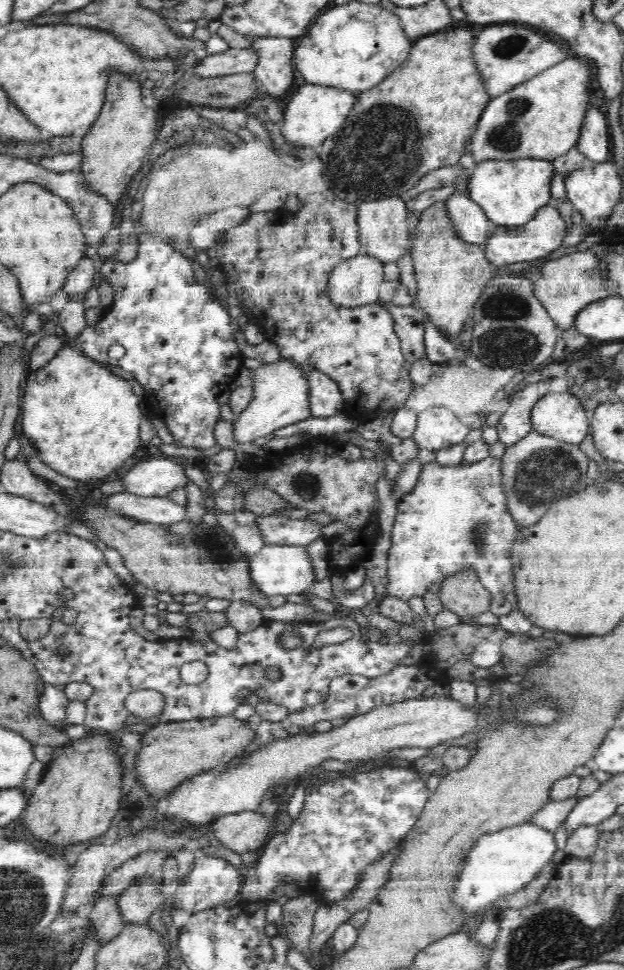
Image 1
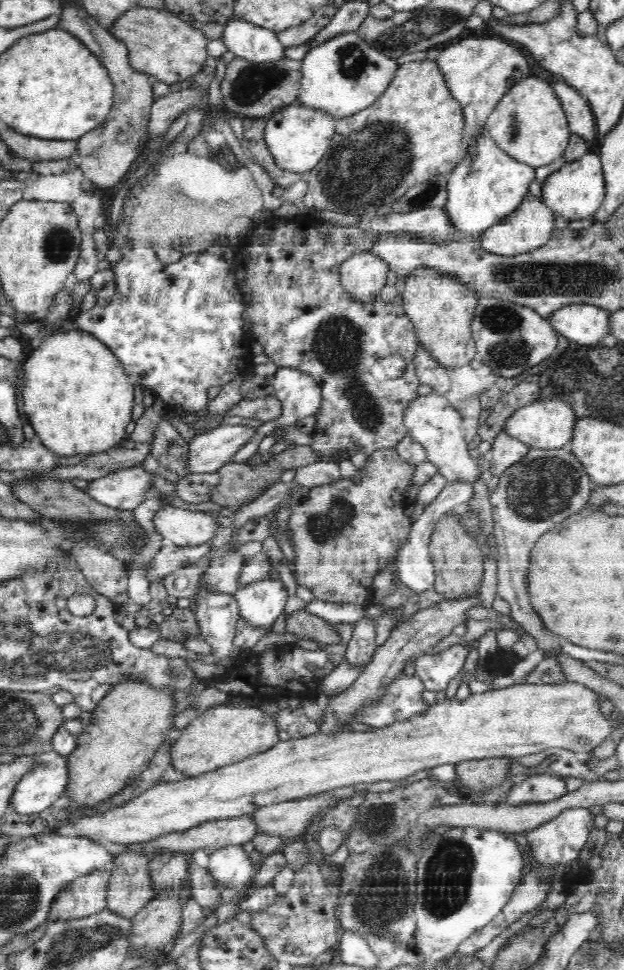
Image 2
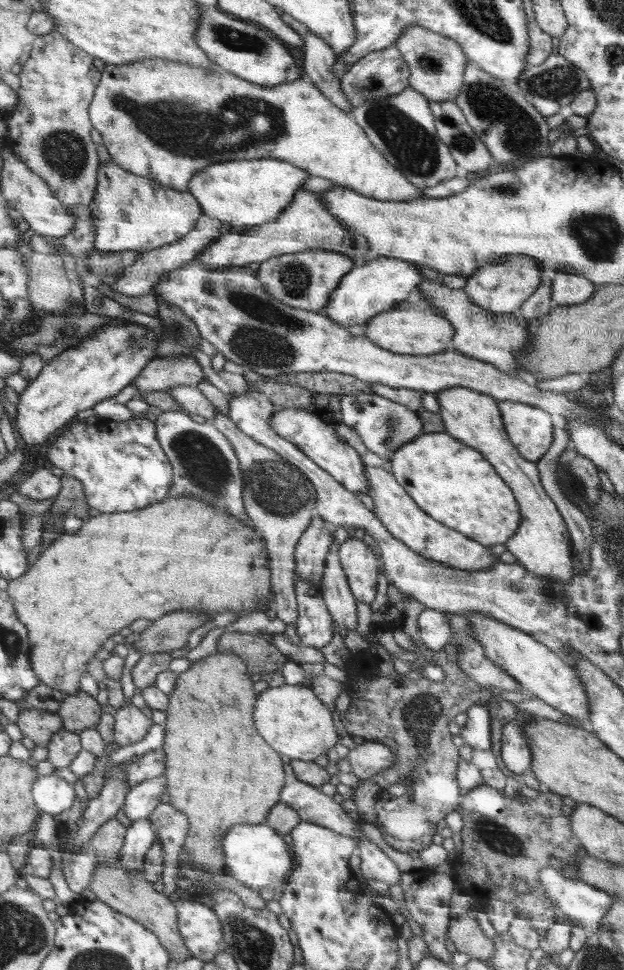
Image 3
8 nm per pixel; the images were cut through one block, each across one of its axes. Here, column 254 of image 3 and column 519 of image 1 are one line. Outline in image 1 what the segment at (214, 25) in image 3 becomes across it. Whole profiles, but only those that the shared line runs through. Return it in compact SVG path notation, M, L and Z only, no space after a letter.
M512 23L484 26L473 45L474 56L478 56L478 72L486 76L485 88L490 88L489 100L568 58L568 52L564 52L564 48L552 38L540 36L524 26L512 26Z

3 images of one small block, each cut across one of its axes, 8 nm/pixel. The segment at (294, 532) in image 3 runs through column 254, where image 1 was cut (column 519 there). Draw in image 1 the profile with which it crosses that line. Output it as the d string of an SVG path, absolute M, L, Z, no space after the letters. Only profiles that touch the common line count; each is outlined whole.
M534 431L507 447L501 458L502 488L507 498L507 511L518 528L538 522L557 500L582 492L588 484L588 461L579 444L562 447L559 441Z

